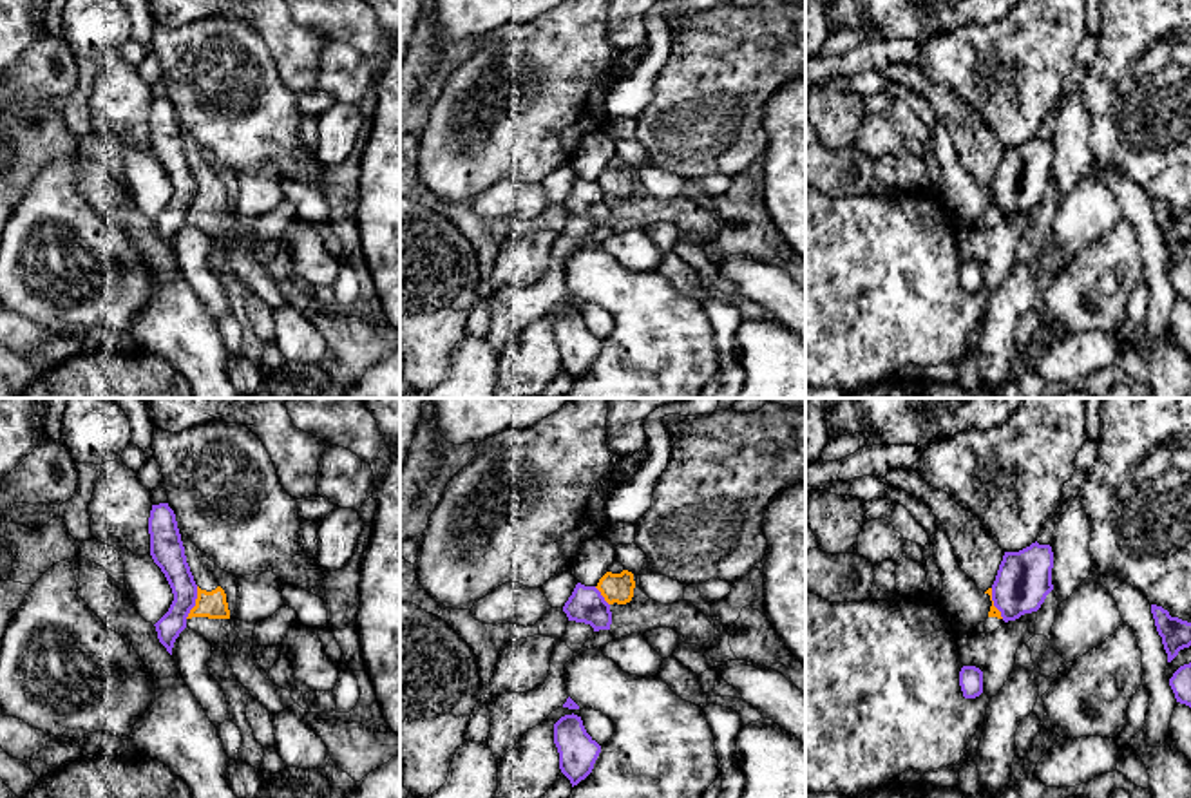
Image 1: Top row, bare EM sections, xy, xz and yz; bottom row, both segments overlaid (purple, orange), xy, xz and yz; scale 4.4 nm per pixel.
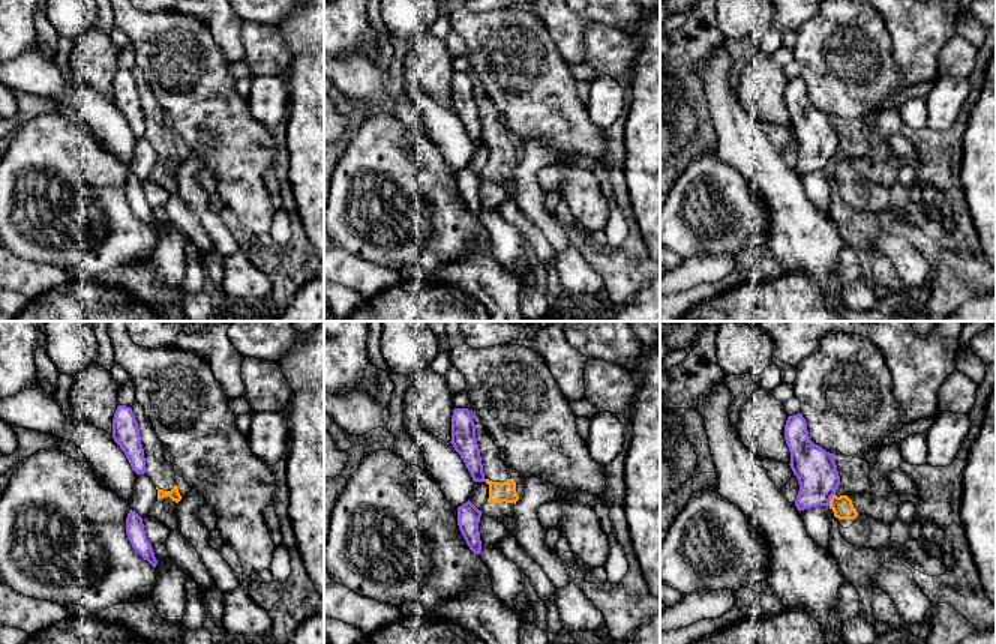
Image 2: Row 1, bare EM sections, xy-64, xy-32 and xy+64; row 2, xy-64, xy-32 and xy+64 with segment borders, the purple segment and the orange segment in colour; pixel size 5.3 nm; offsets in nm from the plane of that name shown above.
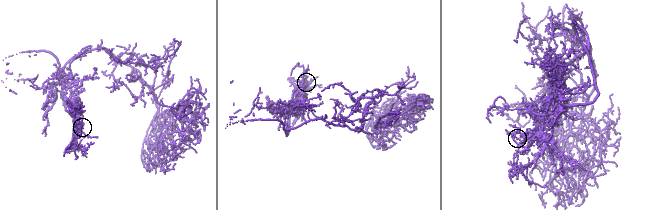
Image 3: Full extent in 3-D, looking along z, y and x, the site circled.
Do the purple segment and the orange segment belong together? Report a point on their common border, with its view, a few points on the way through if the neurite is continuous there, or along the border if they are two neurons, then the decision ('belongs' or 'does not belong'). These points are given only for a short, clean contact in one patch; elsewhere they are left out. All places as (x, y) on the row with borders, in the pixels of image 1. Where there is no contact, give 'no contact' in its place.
contact xy (194, 603); border xy (198, 587), (194, 607), (185, 617); does not belong

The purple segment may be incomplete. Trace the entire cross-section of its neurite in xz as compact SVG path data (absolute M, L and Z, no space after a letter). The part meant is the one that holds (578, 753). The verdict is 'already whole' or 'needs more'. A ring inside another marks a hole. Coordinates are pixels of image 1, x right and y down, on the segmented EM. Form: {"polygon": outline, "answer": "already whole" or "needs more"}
{"polygon": "M565 715L554 724L554 744L559 769L572 787L585 780L601 753L601 746L586 733L581 717Z", "answer": "already whole"}

